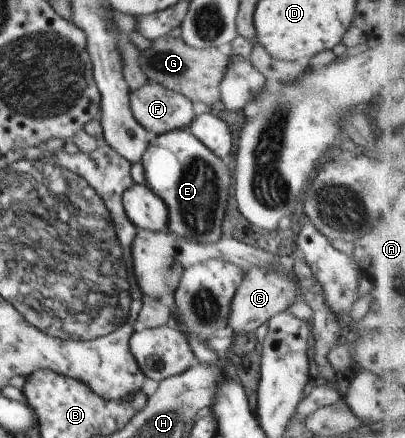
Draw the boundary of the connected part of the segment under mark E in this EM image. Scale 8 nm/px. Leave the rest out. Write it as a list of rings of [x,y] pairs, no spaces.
[[[182,128],[156,136],[150,141],[140,162],[147,186],[166,202],[170,232],[207,244],[222,239],[220,227],[232,183],[226,160],[206,147],[189,128]]]

